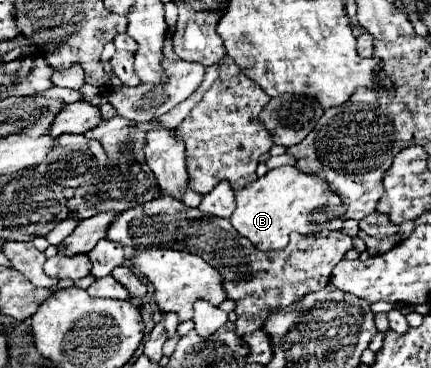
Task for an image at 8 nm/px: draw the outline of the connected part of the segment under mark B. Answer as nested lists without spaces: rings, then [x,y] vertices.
[[[284,165],[258,177],[242,191],[236,191],[236,211],[230,221],[234,229],[250,239],[250,243],[262,251],[284,249],[290,233],[322,235],[328,237],[334,231],[342,231],[346,207],[338,193],[334,193],[328,181],[320,175],[304,173],[294,165]]]

